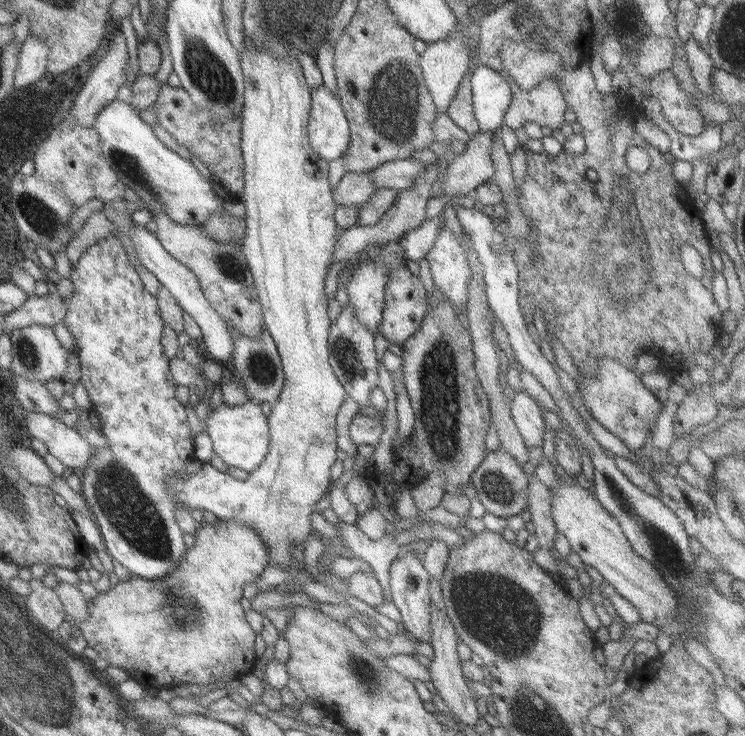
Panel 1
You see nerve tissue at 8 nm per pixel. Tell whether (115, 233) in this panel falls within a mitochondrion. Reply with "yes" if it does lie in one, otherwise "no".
no

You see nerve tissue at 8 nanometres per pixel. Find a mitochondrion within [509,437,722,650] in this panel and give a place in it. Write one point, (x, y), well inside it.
(663, 549)

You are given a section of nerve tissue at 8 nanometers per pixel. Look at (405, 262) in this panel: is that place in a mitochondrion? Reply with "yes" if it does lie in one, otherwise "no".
no

